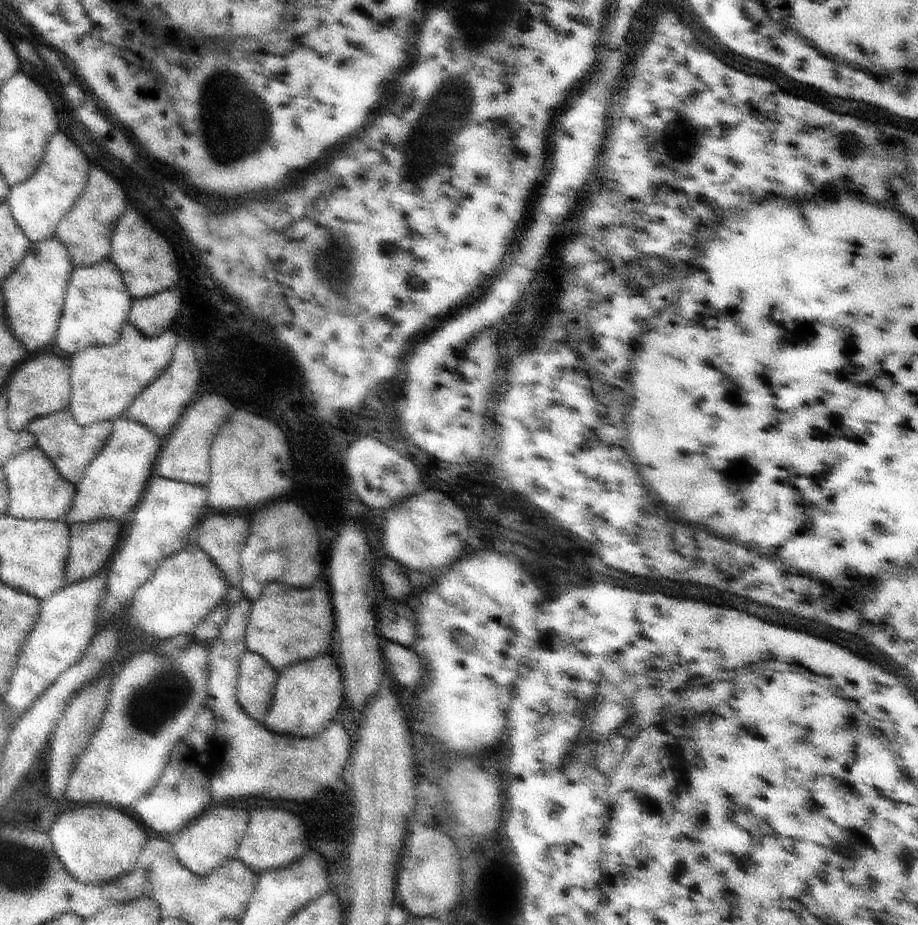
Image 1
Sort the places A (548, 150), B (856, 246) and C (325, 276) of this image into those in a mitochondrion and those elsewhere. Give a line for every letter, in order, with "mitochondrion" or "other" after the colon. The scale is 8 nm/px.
A: other
B: other
C: mitochondrion

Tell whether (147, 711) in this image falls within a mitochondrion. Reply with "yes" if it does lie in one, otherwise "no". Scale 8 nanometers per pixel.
yes

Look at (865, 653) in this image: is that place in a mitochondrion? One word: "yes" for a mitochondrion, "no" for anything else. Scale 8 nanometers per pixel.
no

